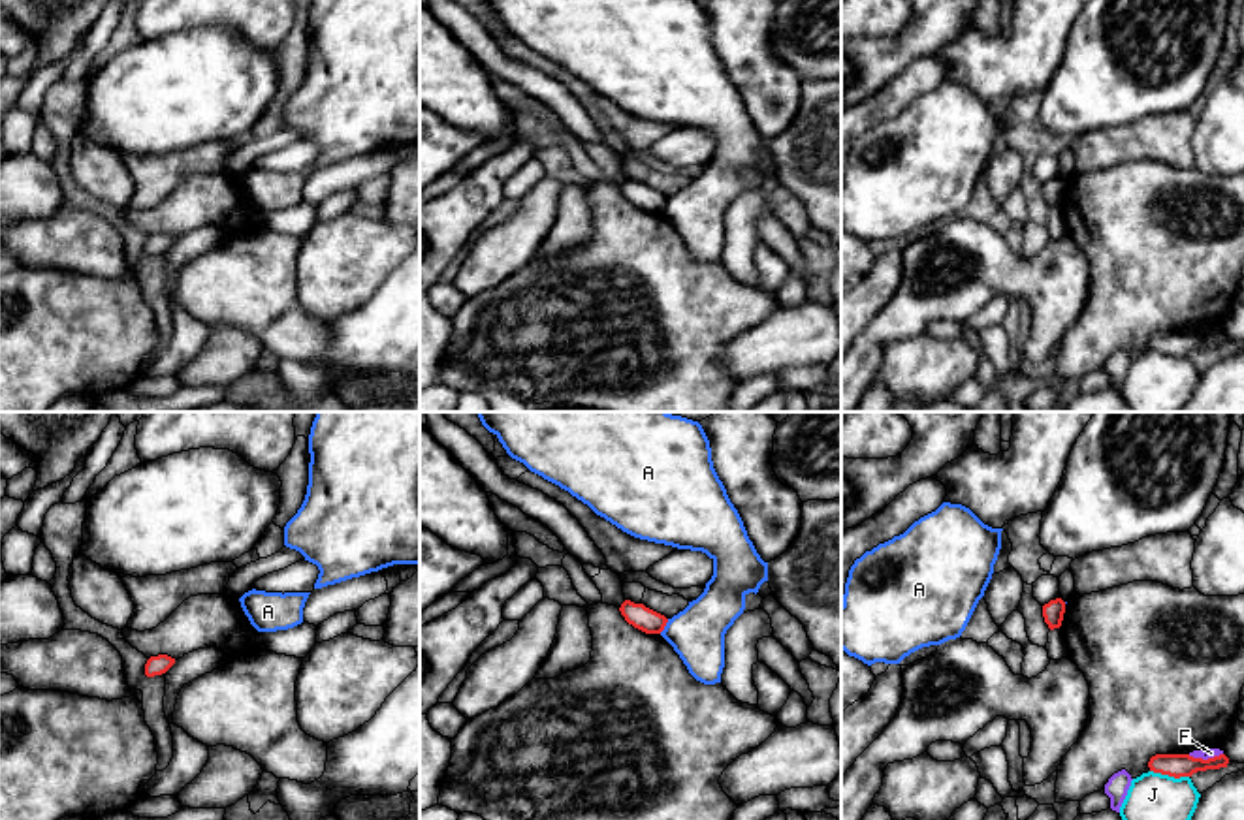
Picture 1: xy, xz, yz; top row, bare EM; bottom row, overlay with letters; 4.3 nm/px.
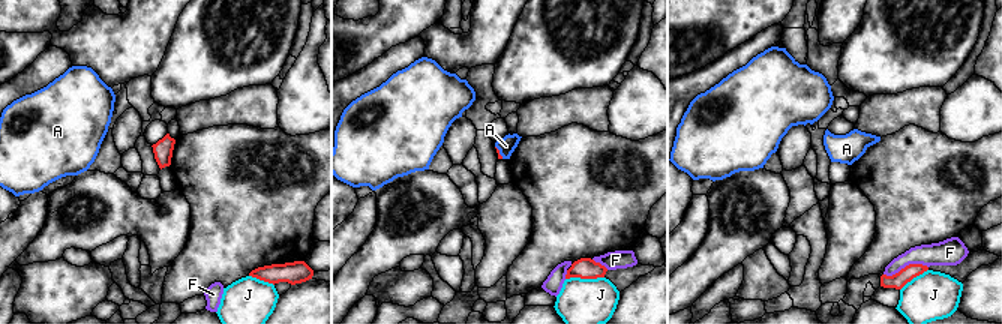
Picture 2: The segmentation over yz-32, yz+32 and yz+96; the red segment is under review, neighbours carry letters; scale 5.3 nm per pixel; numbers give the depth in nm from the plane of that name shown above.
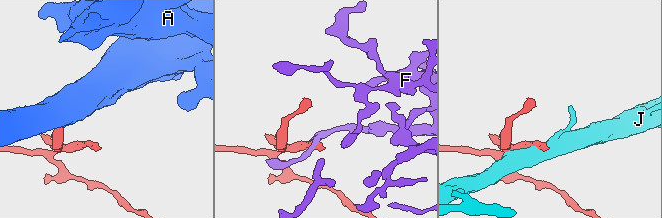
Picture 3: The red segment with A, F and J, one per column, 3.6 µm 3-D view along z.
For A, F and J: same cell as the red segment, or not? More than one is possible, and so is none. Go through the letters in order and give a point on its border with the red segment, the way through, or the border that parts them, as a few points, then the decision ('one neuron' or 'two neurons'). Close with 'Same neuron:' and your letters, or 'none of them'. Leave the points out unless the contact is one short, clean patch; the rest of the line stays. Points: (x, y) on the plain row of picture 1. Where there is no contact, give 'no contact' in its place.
A: xz (665, 204) | along xz (669, 198), (659, 211) | two neurons
F: yz (1205, 339) | along yz (1222, 331), (1211, 337), (1188, 333) | two neurons
J: yz (1169, 354) | along yz (1150, 348), (1162, 354), (1188, 356) | two neurons
Same neuron: none of them

